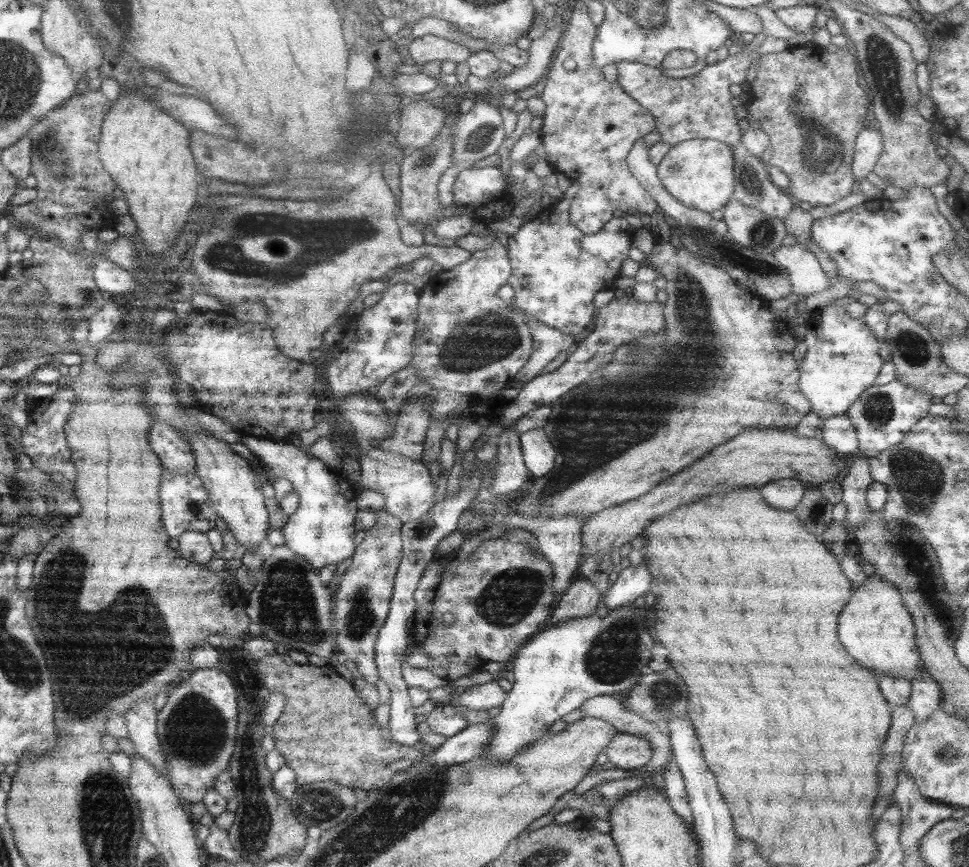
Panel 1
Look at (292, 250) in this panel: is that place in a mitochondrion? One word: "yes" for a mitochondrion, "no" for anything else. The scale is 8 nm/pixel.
yes

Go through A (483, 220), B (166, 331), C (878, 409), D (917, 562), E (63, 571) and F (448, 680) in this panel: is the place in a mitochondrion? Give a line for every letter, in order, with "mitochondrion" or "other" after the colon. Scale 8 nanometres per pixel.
A: other
B: other
C: mitochondrion
D: mitochondrion
E: mitochondrion
F: other

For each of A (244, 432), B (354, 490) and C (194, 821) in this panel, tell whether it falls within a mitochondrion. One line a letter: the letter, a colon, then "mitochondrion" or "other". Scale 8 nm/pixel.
A: other
B: other
C: other

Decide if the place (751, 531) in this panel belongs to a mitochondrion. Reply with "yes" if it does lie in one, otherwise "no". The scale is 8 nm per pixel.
no

